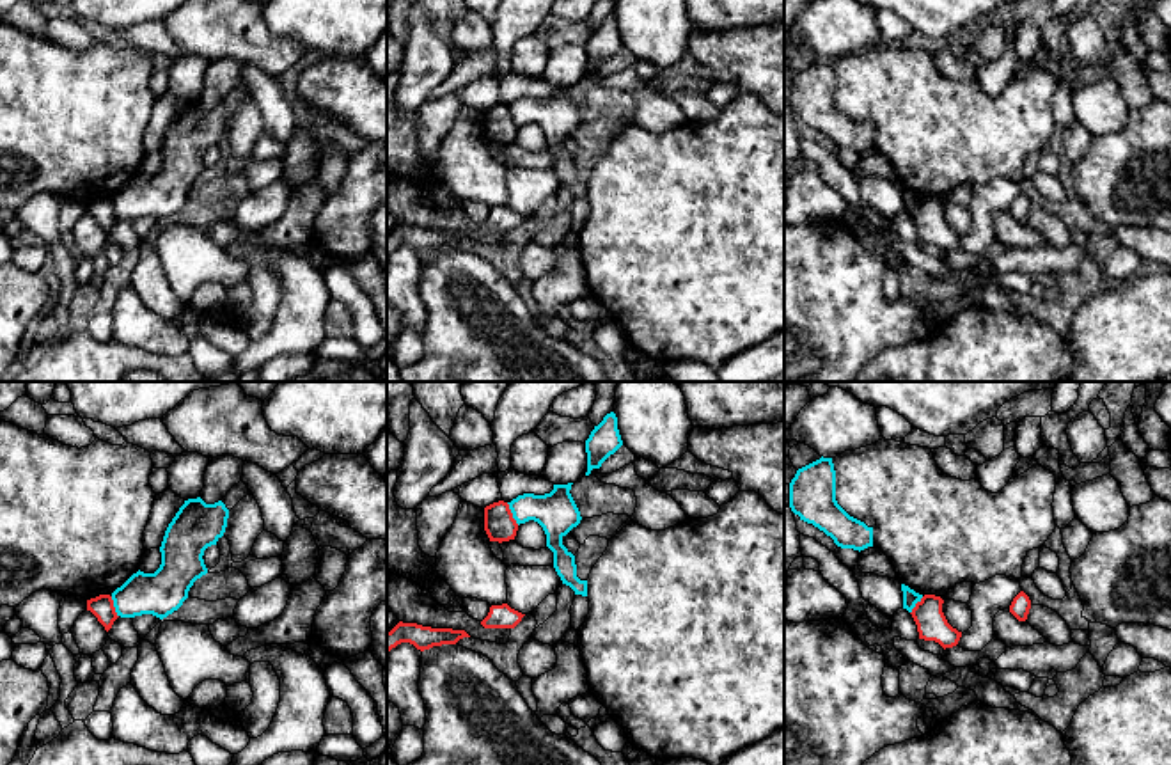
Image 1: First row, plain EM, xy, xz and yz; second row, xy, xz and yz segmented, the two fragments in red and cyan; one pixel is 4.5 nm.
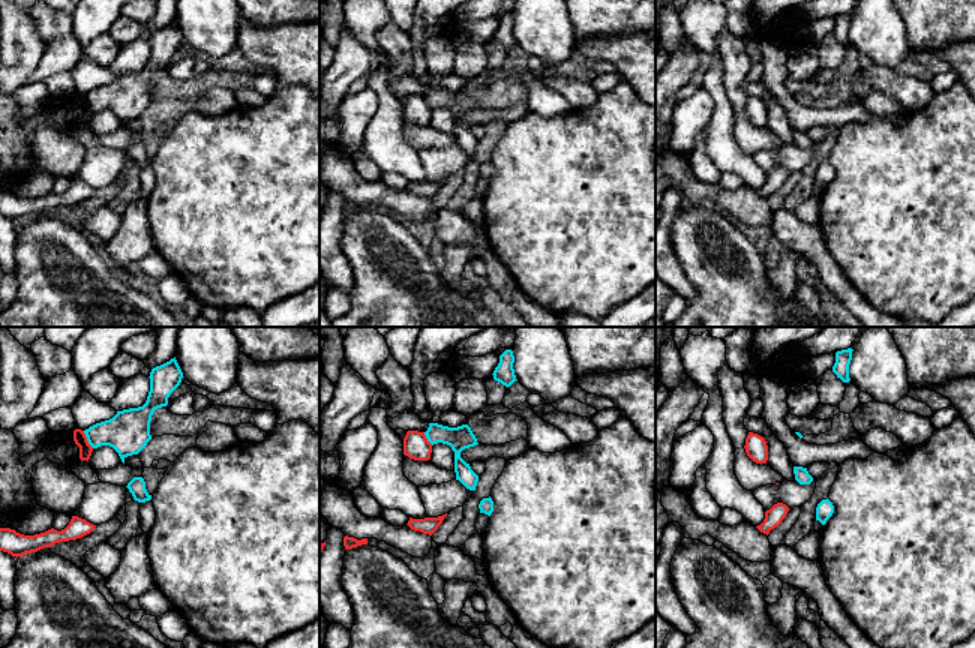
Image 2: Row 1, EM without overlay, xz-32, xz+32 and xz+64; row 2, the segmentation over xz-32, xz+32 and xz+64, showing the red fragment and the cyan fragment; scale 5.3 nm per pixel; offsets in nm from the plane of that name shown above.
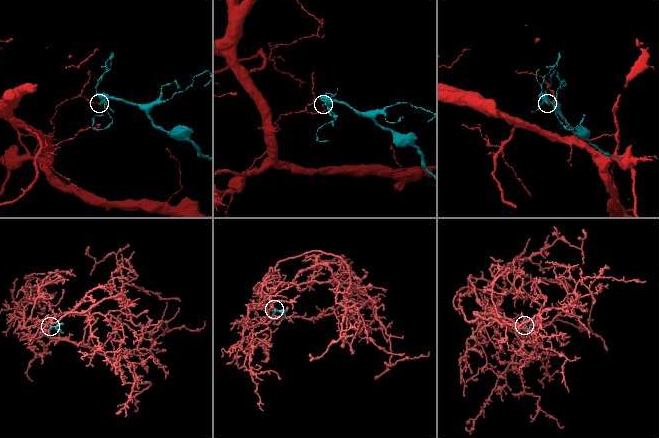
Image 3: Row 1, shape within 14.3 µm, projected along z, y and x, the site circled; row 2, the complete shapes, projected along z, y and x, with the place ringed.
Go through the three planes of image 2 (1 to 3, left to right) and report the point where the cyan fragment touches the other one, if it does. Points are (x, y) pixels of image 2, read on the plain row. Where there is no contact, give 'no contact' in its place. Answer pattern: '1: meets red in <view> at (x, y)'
1: meets red in xz-32 at (86, 104)
2: meets red in xz+32 at (426, 102)
3: no contact

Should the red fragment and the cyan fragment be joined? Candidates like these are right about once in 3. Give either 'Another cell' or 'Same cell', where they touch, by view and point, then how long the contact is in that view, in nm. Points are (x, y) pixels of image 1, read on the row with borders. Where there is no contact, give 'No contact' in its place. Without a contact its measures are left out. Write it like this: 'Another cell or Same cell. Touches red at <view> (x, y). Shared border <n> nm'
Another cell. Touches red at xz (511, 513). Shared border 120 nm

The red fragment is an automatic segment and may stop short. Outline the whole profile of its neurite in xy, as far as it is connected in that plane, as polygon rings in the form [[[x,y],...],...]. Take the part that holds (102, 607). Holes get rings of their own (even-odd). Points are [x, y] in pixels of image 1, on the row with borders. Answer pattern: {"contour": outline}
{"contour": [[[99,595],[96,598],[87,600],[87,611],[90,611],[98,618],[98,621],[105,627],[106,632],[119,618],[110,595]]]}

